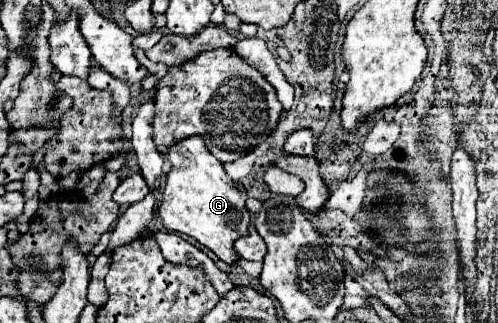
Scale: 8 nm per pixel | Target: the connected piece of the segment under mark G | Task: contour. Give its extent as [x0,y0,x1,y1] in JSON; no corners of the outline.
[159,137,249,265]

